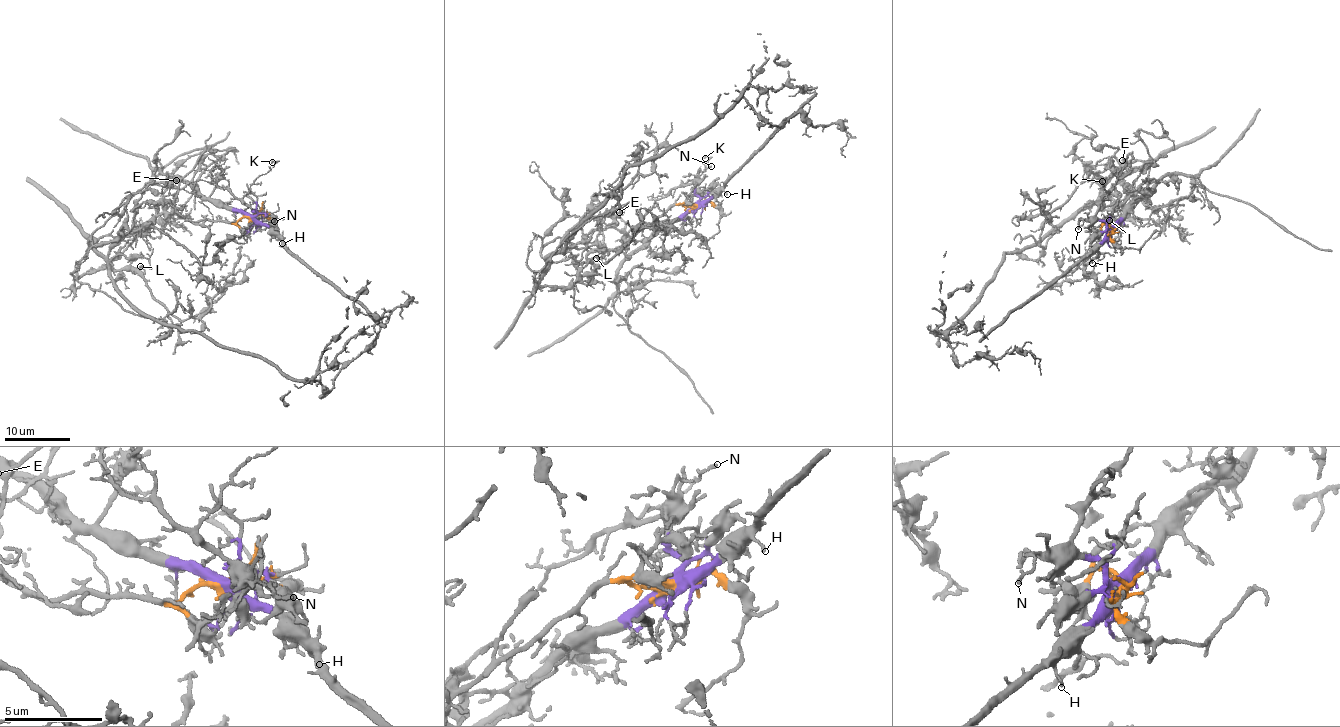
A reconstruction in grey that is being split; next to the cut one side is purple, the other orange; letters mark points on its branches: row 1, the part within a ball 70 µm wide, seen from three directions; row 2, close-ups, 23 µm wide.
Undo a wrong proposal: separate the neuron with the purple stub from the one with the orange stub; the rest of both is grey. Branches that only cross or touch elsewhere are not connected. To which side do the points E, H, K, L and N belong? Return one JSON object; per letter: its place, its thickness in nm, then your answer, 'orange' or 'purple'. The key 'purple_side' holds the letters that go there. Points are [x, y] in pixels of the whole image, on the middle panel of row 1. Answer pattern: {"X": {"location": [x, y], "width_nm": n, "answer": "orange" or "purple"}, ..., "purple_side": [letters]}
{"E": {"location": [619, 212], "width_nm": 130, "answer": "orange"}, "H": {"location": [727, 194], "width_nm": 110, "answer": "purple"}, "K": {"location": [705, 158], "width_nm": 110, "answer": "purple"}, "L": {"location": [596, 258], "width_nm": 140, "answer": "orange"}, "N": {"location": [711, 166], "width_nm": 150, "answer": "purple"}, "purple_side": ["H", "K", "N"]}

